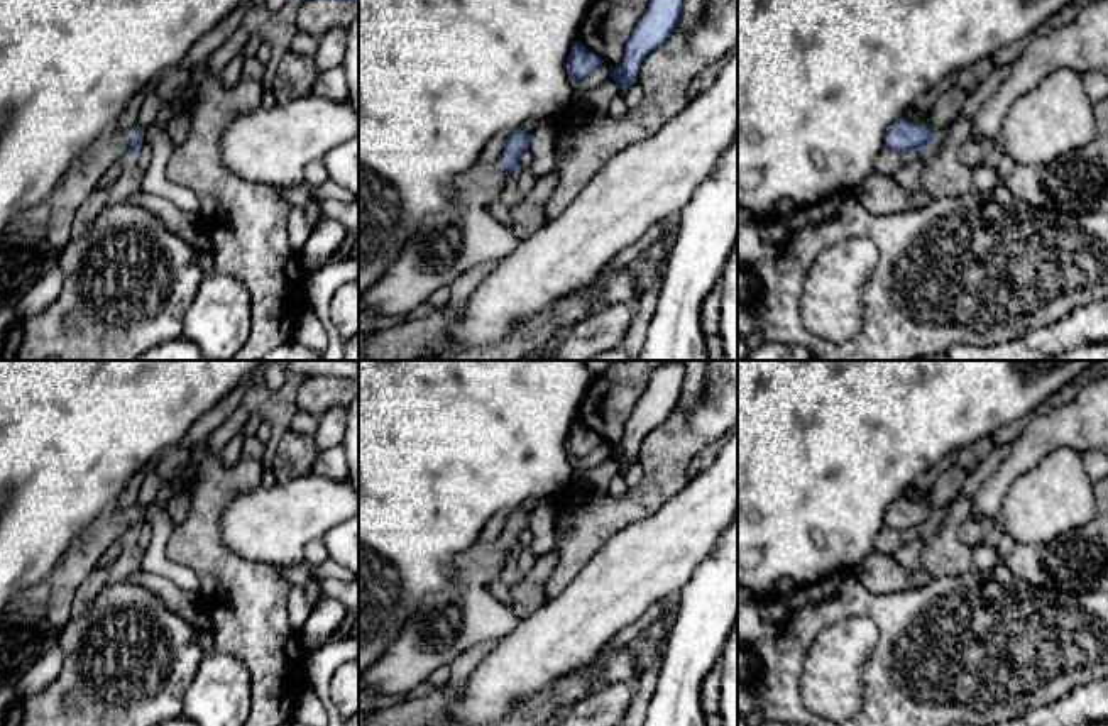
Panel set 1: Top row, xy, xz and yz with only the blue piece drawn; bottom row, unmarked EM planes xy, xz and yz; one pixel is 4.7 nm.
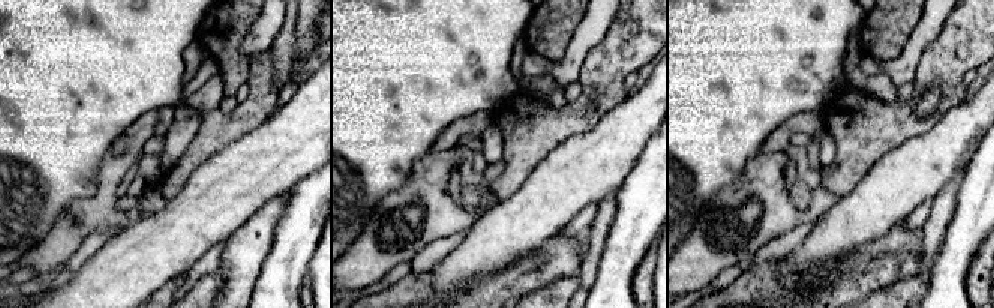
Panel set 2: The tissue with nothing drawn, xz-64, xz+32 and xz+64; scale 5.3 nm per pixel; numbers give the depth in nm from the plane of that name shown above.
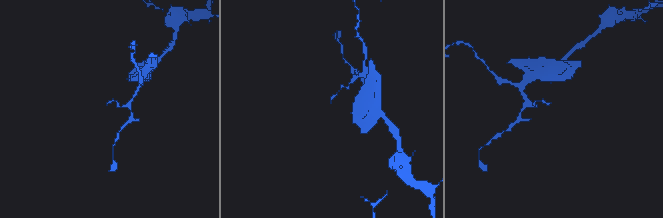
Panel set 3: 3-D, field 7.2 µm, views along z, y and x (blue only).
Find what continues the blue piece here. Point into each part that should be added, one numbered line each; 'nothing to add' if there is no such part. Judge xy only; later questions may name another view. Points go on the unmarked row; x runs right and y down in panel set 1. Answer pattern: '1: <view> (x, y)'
1: xy (82, 557)

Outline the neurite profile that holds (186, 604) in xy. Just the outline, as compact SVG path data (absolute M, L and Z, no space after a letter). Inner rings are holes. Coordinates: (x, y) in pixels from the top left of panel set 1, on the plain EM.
M129 565L118 570L115 577L123 577L145 587L164 601L174 613L183 616L196 631L211 630L210 616L205 611L201 599L179 589L169 579L144 572L137 565Z

